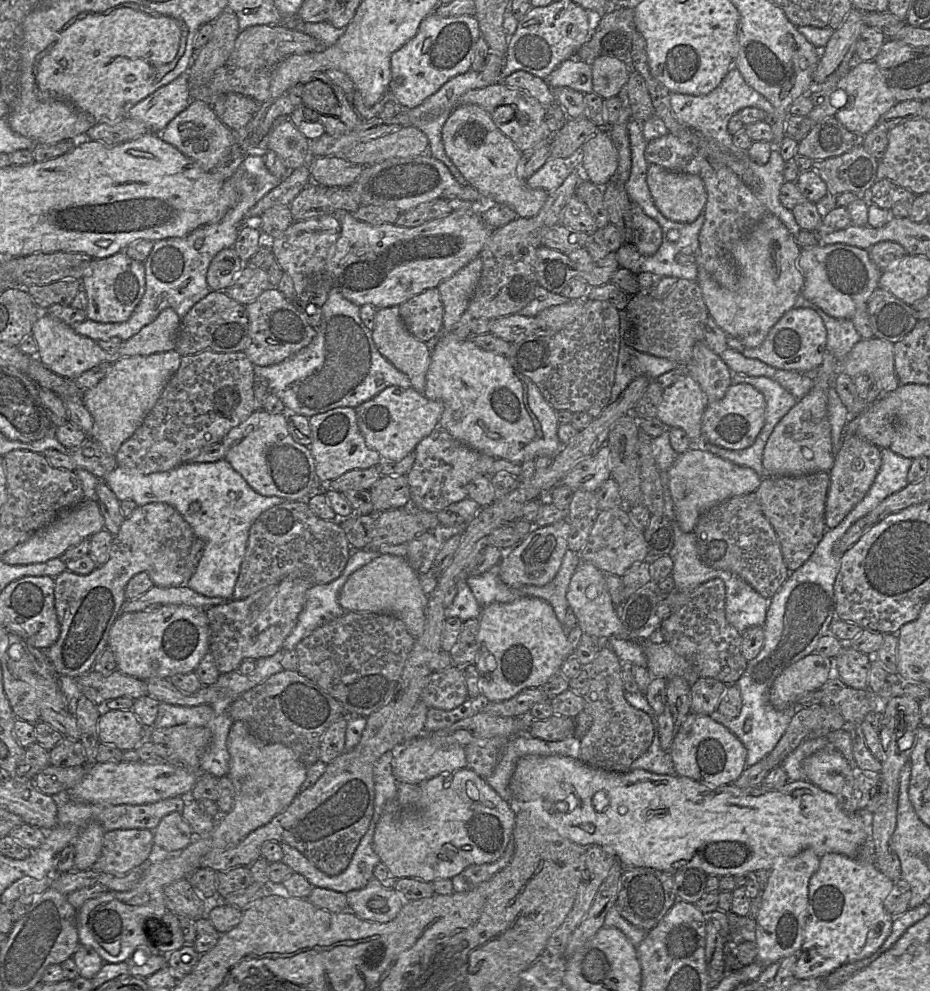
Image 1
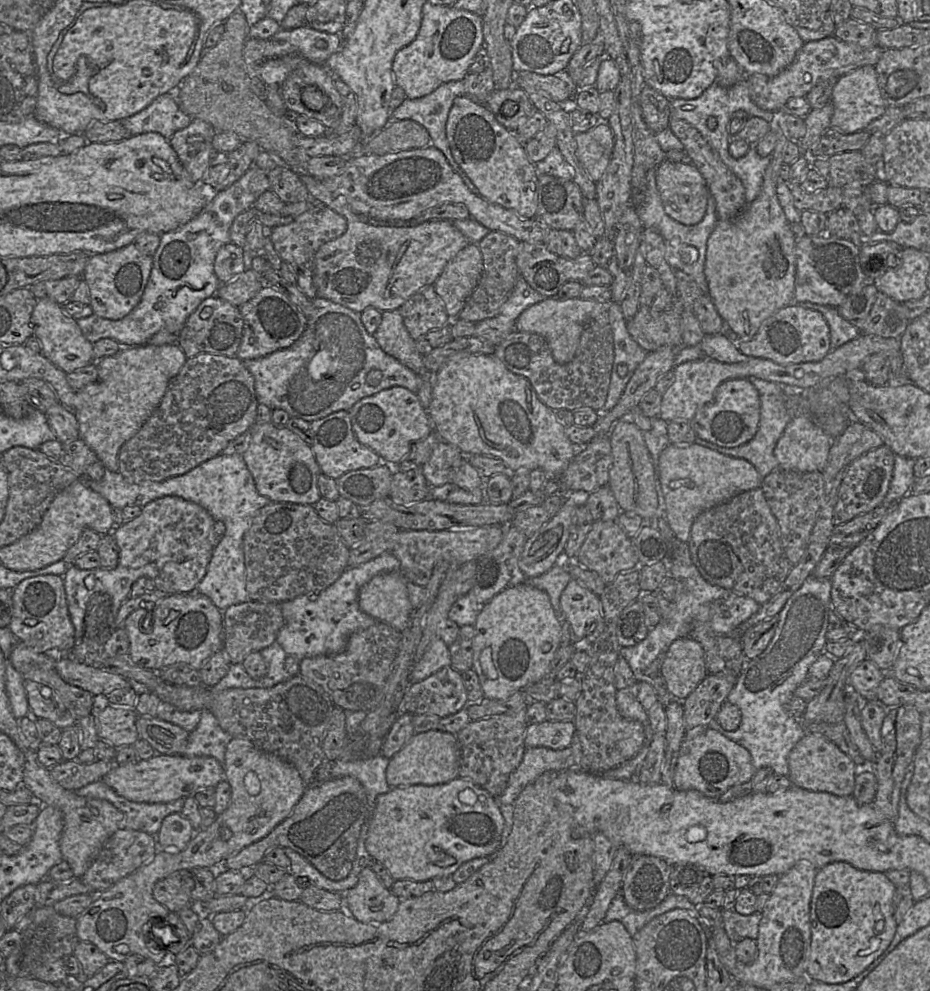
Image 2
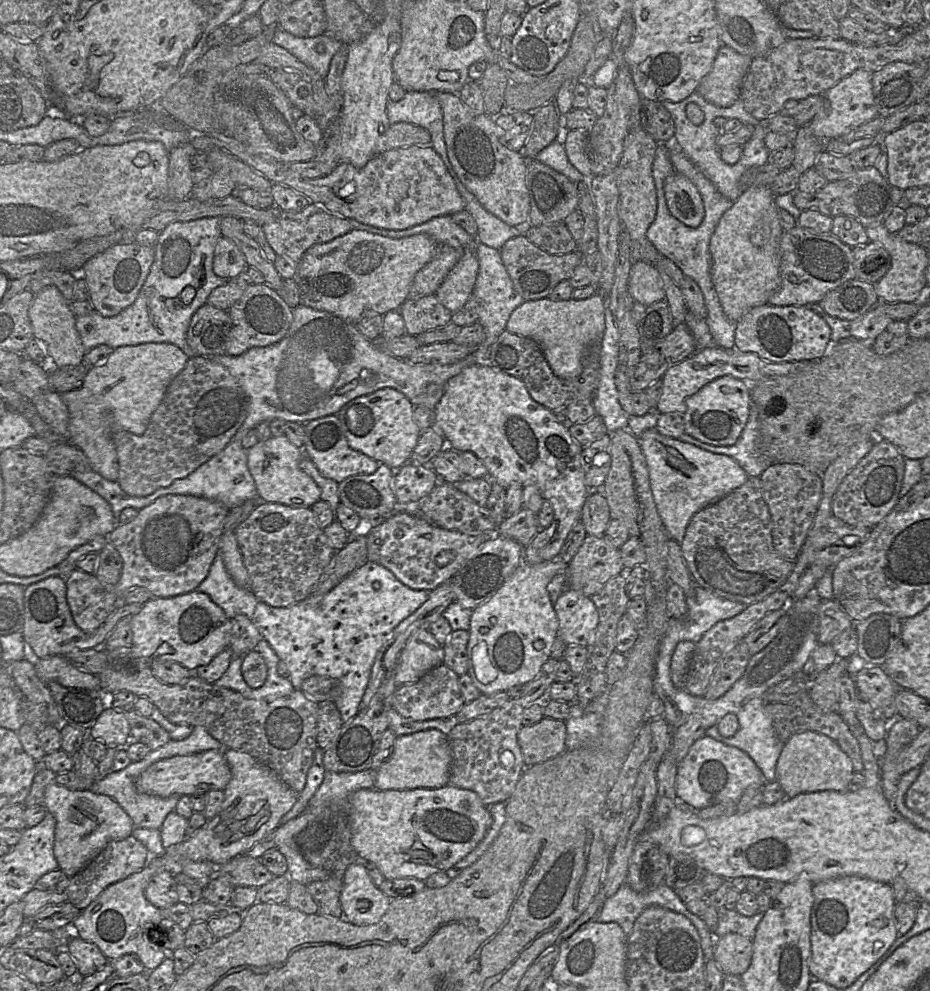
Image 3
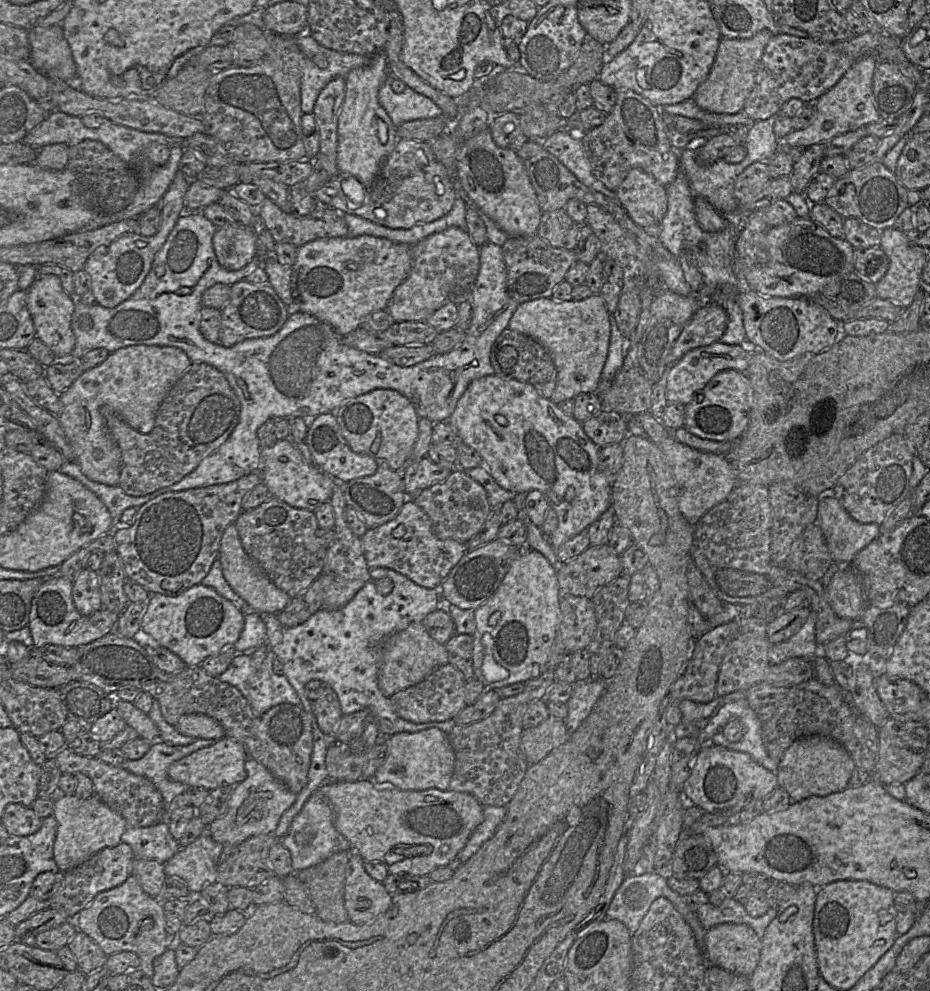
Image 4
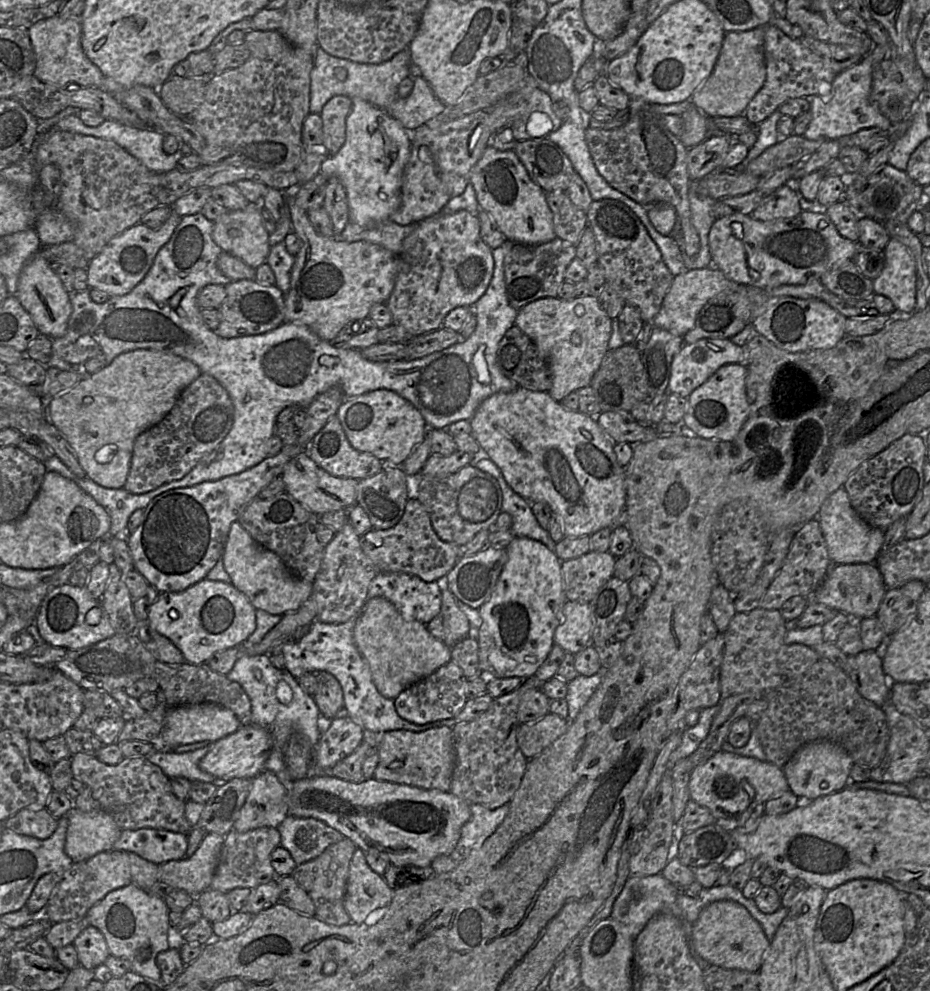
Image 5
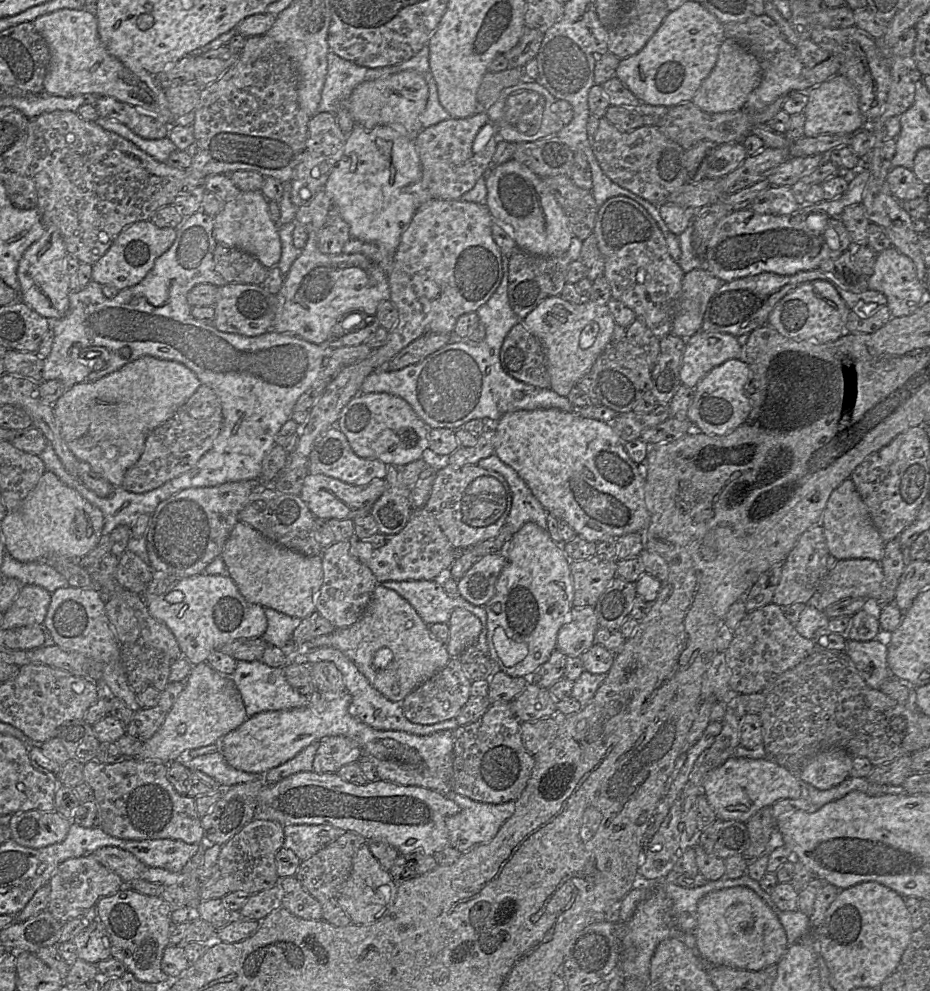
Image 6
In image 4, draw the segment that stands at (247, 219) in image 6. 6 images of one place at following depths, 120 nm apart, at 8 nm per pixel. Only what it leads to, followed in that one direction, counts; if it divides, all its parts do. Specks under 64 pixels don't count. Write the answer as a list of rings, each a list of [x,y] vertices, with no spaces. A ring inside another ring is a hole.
[[[232,224],[216,230],[212,239],[219,264],[235,271],[258,255],[258,237],[250,226]]]

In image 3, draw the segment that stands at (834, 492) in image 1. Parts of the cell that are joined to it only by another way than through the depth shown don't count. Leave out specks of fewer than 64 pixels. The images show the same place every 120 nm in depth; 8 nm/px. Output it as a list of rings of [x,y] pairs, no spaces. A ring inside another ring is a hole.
[[[876,438],[871,450],[844,477],[832,499],[832,514],[847,525],[874,527],[893,509],[900,498],[905,458],[891,442]]]

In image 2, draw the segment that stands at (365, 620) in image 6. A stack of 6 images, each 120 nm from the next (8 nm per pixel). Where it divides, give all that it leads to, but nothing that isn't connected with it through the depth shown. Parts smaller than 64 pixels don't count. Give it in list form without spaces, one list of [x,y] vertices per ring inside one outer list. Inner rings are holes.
[[[437,637],[428,647],[422,658],[415,662],[410,671],[411,682],[419,682],[443,667],[450,666],[448,646]]]

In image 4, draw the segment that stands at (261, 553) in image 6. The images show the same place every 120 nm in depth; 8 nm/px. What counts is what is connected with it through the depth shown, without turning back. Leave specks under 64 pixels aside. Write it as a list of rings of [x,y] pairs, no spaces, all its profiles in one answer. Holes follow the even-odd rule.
[[[234,524],[229,525],[221,539],[219,560],[222,565],[223,576],[231,588],[246,601],[250,609],[257,613],[281,612],[291,601],[291,597],[279,589],[266,575],[262,568],[244,550],[237,528]]]

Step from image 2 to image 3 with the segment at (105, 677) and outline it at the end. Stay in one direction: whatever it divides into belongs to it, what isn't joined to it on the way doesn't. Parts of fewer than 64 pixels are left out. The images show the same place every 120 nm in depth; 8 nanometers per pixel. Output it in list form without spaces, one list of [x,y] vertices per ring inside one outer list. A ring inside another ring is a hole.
[[[65,656],[40,659],[34,666],[37,676],[45,683],[54,681],[65,687],[100,689],[98,675],[79,670]]]

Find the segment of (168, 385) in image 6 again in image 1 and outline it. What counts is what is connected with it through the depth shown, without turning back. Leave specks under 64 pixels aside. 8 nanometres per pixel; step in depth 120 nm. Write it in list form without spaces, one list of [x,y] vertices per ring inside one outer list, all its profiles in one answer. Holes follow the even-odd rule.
[[[175,349],[114,362],[109,373],[95,387],[84,389],[83,402],[94,420],[89,438],[116,456],[120,446],[142,425],[180,364],[181,355]]]

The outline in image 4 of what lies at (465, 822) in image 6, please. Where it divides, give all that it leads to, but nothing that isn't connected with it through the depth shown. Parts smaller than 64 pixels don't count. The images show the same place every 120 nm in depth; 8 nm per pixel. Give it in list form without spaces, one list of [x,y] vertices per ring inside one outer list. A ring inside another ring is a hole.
[[[483,806],[483,821],[448,866],[455,871],[468,861],[494,835],[505,816],[506,806]]]

